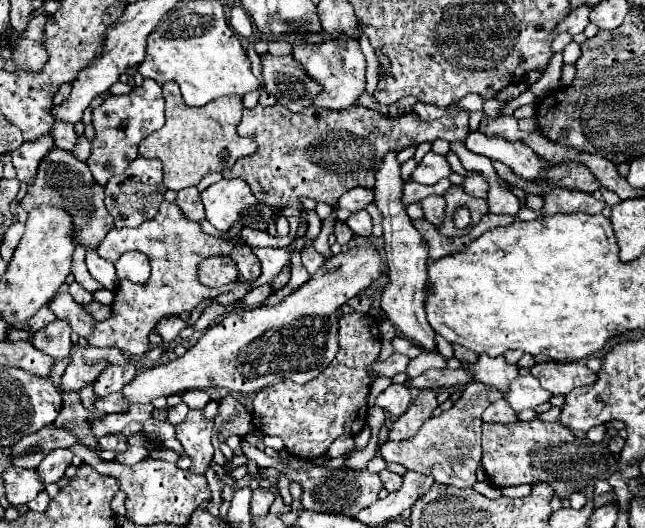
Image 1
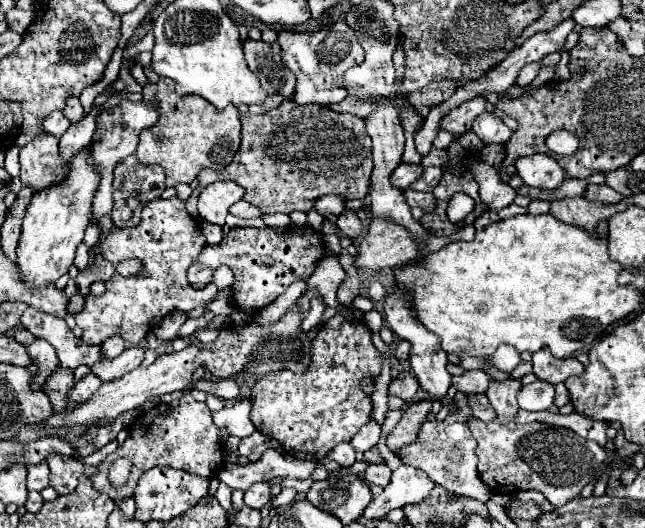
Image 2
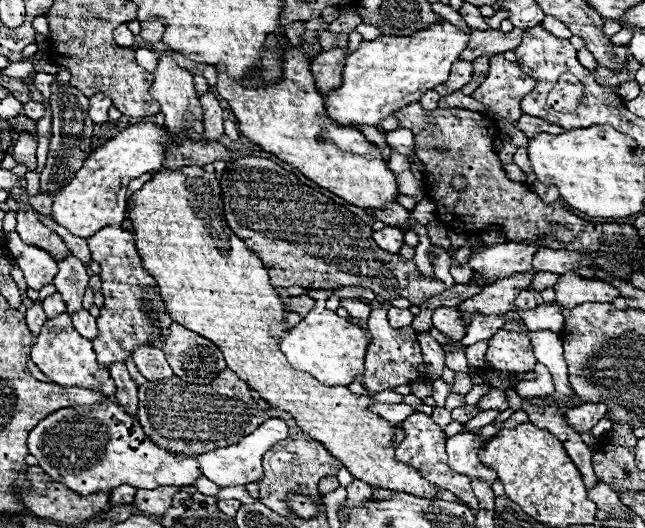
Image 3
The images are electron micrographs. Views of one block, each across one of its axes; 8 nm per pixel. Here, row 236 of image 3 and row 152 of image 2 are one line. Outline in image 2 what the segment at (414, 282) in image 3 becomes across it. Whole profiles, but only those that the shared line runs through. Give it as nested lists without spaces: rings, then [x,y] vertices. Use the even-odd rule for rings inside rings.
[[[284,100],[278,108],[266,112],[266,114],[242,114],[242,146],[240,152],[234,156],[234,160],[224,168],[222,172],[204,170],[200,172],[198,180],[200,186],[194,190],[194,196],[188,198],[186,210],[194,220],[200,220],[196,210],[196,198],[202,192],[206,184],[212,180],[234,180],[242,188],[246,188],[244,200],[258,206],[264,214],[290,214],[292,210],[310,212],[314,208],[314,202],[326,194],[340,194],[348,200],[364,198],[368,194],[370,186],[370,172],[372,172],[372,142],[366,134],[366,122],[360,116],[354,114],[338,114],[326,106],[308,104],[300,106],[296,102]]]

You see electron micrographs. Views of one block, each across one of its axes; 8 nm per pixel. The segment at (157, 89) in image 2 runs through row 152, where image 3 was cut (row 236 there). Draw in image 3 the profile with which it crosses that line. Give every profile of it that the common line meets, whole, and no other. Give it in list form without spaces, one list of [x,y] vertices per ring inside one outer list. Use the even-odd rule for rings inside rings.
[[[186,166],[180,170],[162,170],[150,182],[144,184],[142,190],[132,194],[132,208],[128,210],[128,218],[134,226],[136,234],[136,248],[144,260],[144,268],[154,276],[160,286],[160,294],[166,302],[166,308],[174,322],[182,324],[184,328],[212,340],[226,358],[226,364],[232,372],[236,372],[252,390],[258,390],[262,398],[280,408],[296,420],[296,426],[314,438],[316,442],[324,444],[324,448],[342,460],[348,472],[370,486],[408,492],[418,498],[436,498],[440,488],[430,484],[420,476],[416,468],[410,464],[398,462],[394,456],[394,438],[400,430],[400,424],[392,424],[382,416],[368,410],[376,404],[370,396],[352,394],[346,386],[322,386],[306,372],[292,368],[286,356],[280,350],[280,338],[288,332],[286,316],[290,314],[288,306],[282,304],[276,288],[268,280],[268,272],[262,268],[260,260],[236,238],[236,234],[228,228],[222,210],[222,196],[220,196],[220,182],[216,174],[204,172],[200,166]]]

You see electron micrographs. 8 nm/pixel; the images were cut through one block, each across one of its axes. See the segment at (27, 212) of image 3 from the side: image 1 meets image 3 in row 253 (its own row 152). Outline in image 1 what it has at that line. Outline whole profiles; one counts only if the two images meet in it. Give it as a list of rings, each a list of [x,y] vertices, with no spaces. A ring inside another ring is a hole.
[[[52,148],[52,152],[48,152],[44,160],[40,160],[36,180],[28,184],[28,192],[22,204],[26,212],[32,206],[40,206],[40,204],[54,204],[60,208],[64,206],[64,210],[68,210],[74,218],[74,240],[76,244],[82,244],[86,250],[98,248],[104,236],[114,228],[114,220],[104,206],[104,190],[94,182],[88,166],[76,160],[70,152],[60,148]]]

